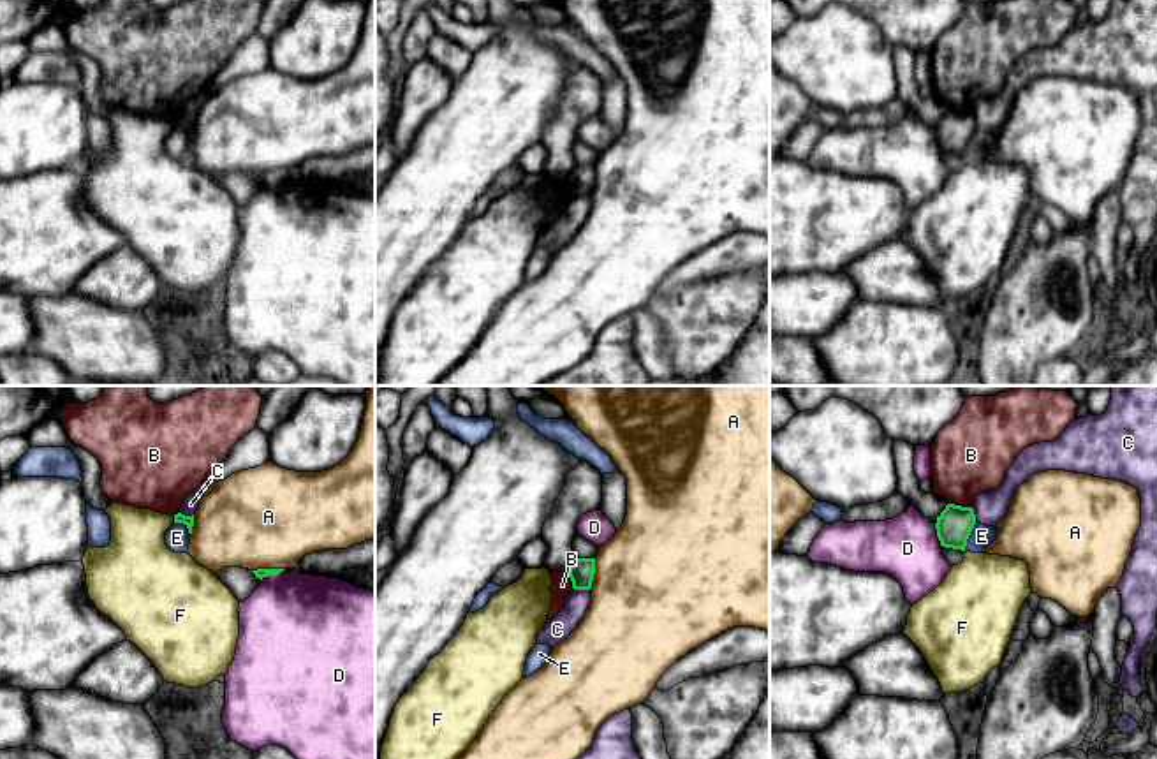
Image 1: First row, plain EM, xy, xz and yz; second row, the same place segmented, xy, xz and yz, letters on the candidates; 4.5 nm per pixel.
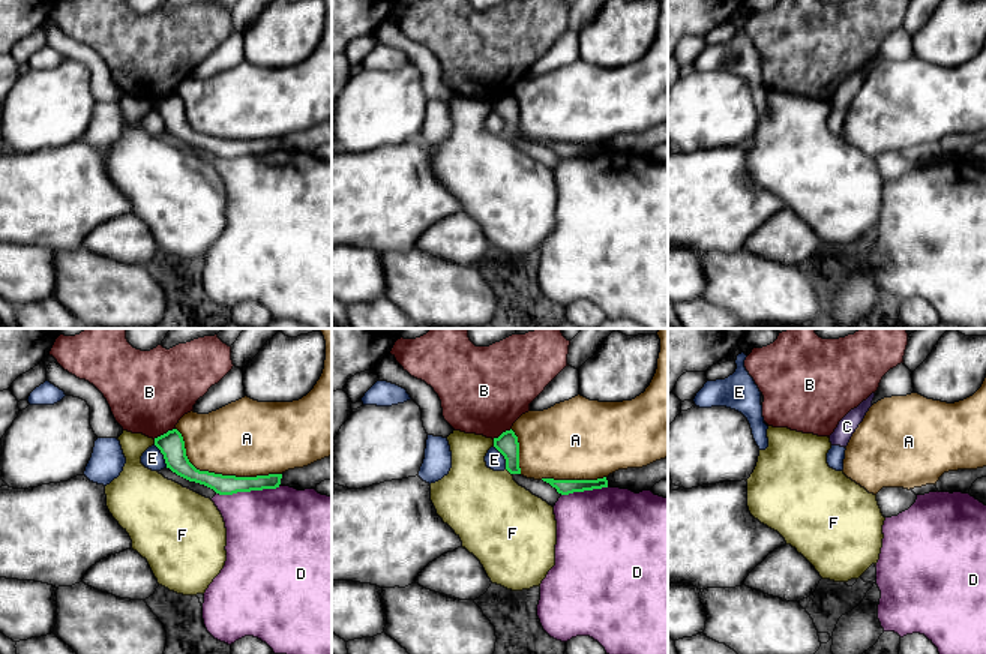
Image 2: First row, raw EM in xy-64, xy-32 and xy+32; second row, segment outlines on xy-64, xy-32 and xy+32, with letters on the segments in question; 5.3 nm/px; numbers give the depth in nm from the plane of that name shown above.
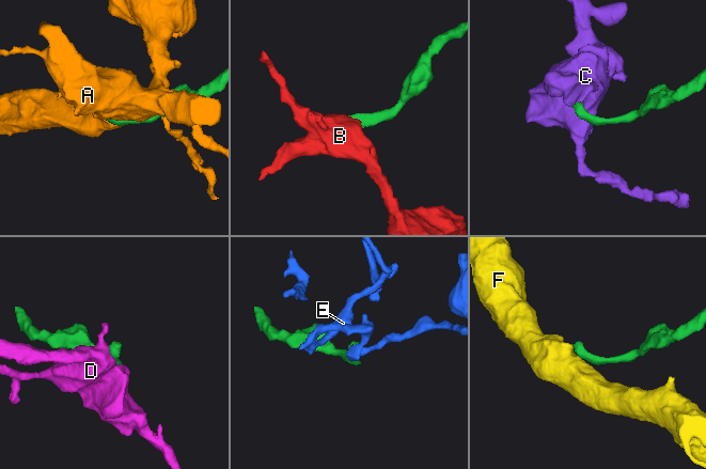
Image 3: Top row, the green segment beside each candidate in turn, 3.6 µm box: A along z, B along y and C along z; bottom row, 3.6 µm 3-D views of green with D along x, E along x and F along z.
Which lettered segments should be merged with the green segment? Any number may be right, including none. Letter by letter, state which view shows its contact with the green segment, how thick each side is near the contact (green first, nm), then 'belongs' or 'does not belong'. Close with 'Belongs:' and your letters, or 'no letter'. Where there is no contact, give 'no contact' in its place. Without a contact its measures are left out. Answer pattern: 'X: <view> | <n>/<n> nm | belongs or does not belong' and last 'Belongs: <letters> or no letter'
A: xy | 50/460 nm | does not belong
B: yz | 160/360 nm | does not belong
C: xy | 50/70 nm | does not belong
D: yz | 160/300 nm | does not belong
E: yz | 160/100 nm | does not belong
F: xy | 50/300 nm | does not belong
Belongs: no letter

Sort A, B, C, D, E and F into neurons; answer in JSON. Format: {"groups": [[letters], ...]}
{"groups": [["A"], ["B"], ["C"], ["D"], ["E"], ["F"]]}

